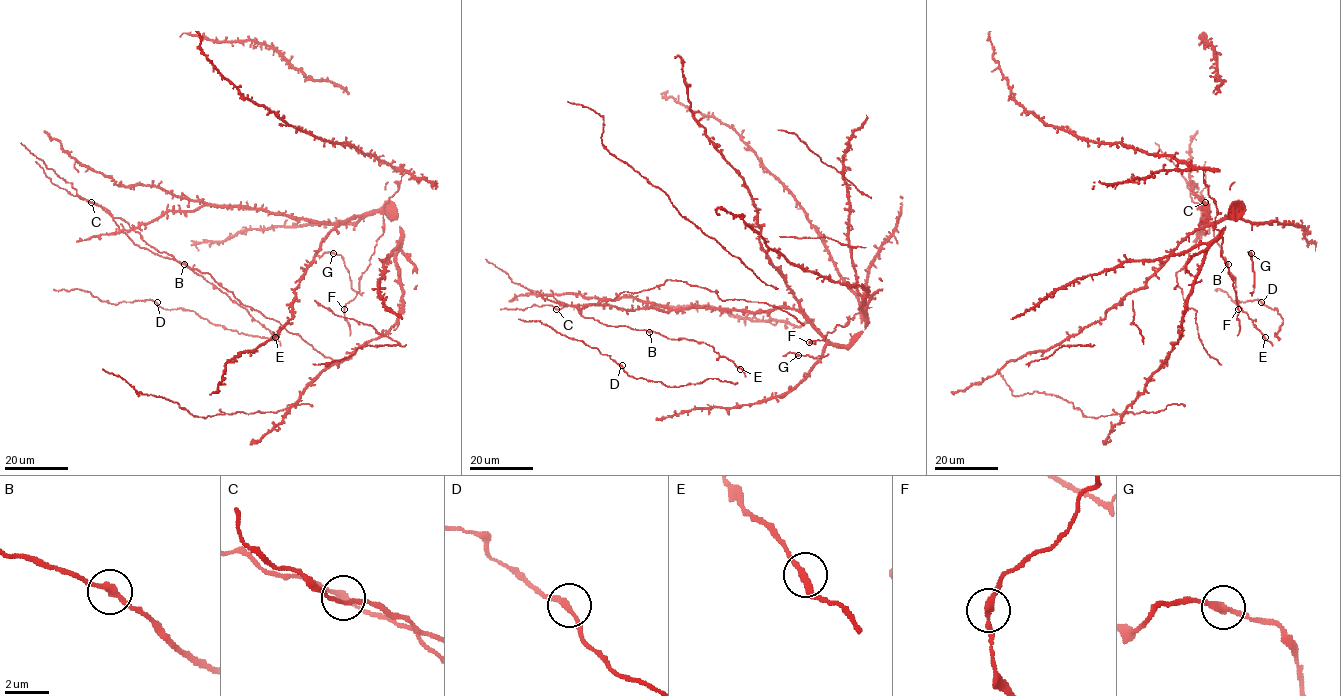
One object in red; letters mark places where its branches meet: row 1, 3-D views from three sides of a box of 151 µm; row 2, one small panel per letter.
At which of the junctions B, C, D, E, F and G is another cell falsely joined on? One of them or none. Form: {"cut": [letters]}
{"cut": []}

